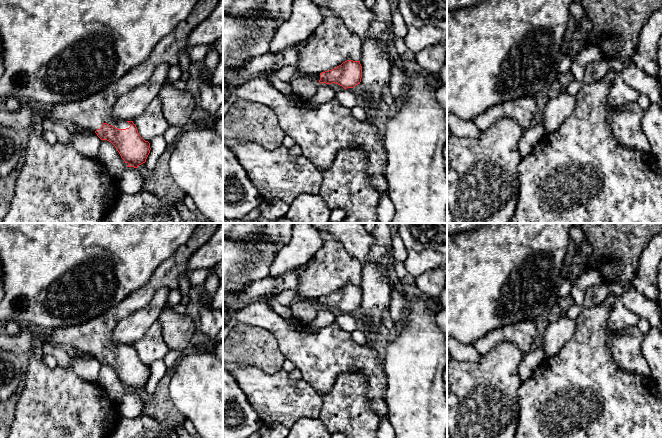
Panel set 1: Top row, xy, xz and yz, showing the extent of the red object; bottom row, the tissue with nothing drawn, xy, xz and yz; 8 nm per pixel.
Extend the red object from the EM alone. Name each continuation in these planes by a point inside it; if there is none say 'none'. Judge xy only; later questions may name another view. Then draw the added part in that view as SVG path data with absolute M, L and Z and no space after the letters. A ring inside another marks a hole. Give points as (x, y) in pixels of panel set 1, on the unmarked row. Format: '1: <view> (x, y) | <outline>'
1: xy (90, 337) | M201 223L190 239L178 248L172 257L158 266L148 283L136 292L132 292L120 304L80 325L51 330L42 337L39 346L35 339L36 333L29 325L22 325L16 335L0 335L0 349L25 357L41 353L43 343L57 347L72 347L78 353L92 356L100 353L103 347L118 353L129 352L130 348L127 345L115 343L112 339L113 330L118 322L144 308L160 288L167 287L170 290L179 288L179 279L189 271L189 258L208 241L219 224Z

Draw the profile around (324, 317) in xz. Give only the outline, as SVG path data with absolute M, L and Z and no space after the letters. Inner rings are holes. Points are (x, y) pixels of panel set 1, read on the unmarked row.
M321 307L315 319L308 324L308 330L313 332L323 327L329 326L335 322L336 316L330 311L329 308Z

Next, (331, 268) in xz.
M321 231L322 246L306 264L298 277L298 296L314 300L332 294L347 284L360 285L363 264L352 257L330 233Z

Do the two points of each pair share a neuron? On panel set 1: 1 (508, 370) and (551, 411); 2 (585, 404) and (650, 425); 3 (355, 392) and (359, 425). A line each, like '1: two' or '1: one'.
1: two
2: one
3: one

